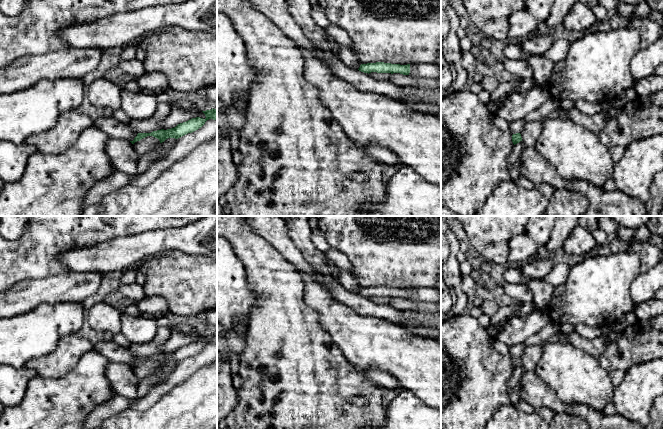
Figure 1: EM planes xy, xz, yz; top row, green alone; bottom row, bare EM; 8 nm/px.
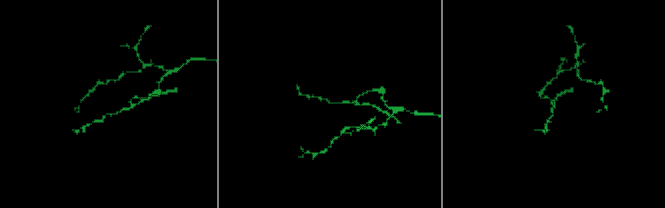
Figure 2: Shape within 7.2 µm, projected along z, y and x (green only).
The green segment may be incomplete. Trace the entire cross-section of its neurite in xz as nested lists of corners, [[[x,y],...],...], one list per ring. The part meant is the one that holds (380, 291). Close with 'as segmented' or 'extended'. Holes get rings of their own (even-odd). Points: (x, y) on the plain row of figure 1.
[[[376,286],[376,287],[367,287],[361,288],[359,295],[364,297],[400,297],[403,299],[409,299],[410,297],[410,288],[407,289],[400,289],[400,288],[391,288],[391,287],[384,287],[384,286]]]; as segmented

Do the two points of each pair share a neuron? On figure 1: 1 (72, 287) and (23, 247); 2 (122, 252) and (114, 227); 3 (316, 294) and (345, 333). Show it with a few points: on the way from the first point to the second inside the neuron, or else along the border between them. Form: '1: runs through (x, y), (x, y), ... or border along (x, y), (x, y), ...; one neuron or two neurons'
1: border along (70, 270), (34, 280); two neurons
2: border along (140, 232), (134, 235), (118, 236), (95, 246); two neurons
3: runs through (324, 304), (341, 323); one neuron

